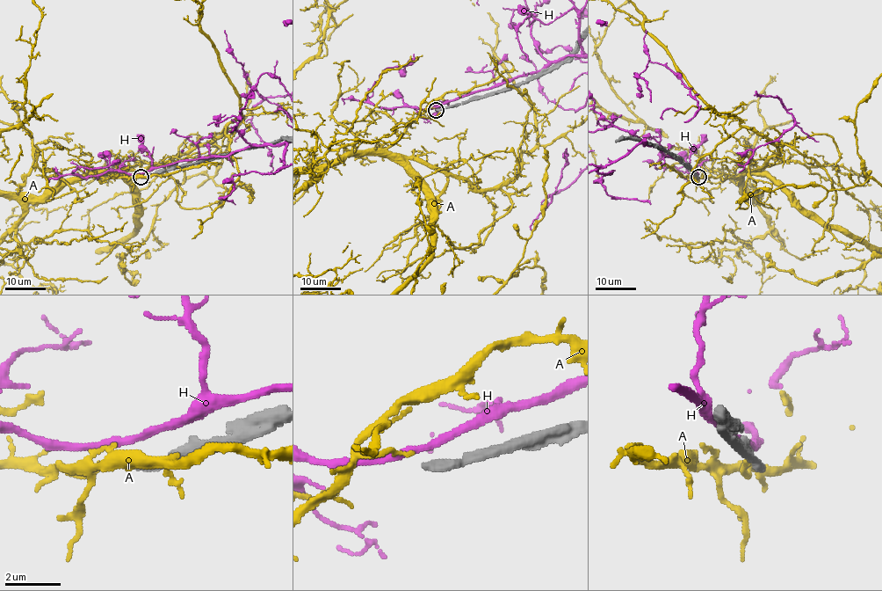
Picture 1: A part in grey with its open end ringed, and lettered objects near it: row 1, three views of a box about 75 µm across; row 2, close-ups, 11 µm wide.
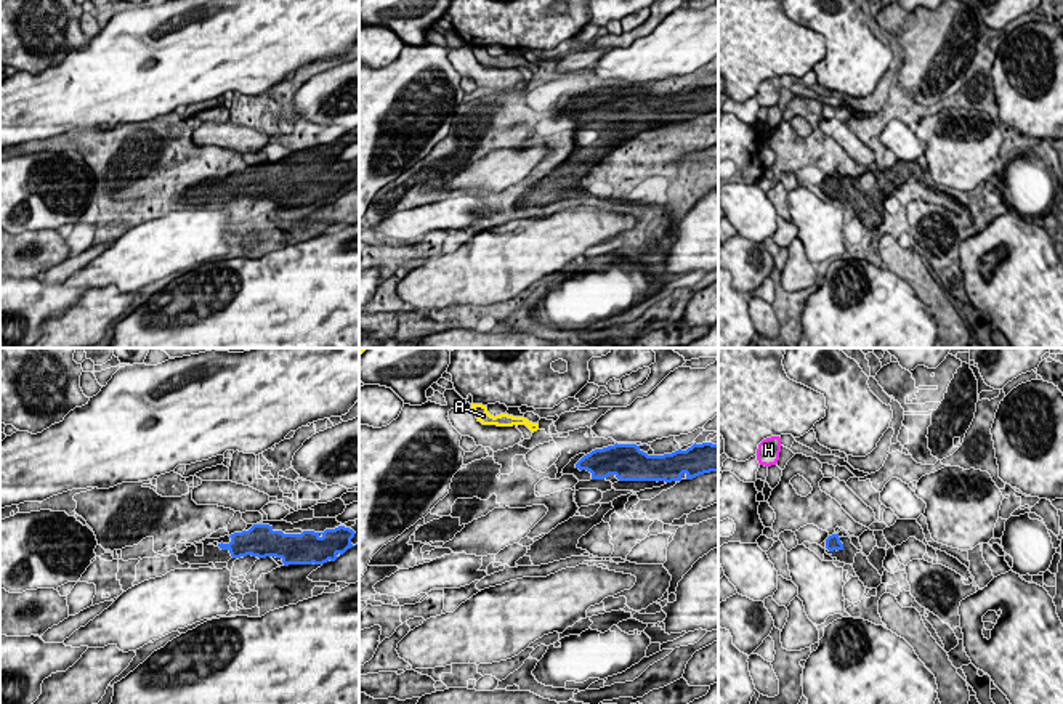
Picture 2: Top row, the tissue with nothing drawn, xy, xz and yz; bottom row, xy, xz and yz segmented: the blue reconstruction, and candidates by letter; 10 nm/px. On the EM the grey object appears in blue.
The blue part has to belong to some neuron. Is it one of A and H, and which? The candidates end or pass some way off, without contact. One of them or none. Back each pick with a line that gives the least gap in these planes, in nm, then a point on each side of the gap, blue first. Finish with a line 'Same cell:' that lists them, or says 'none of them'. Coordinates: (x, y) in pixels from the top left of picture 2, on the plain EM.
Same cell: none of them

